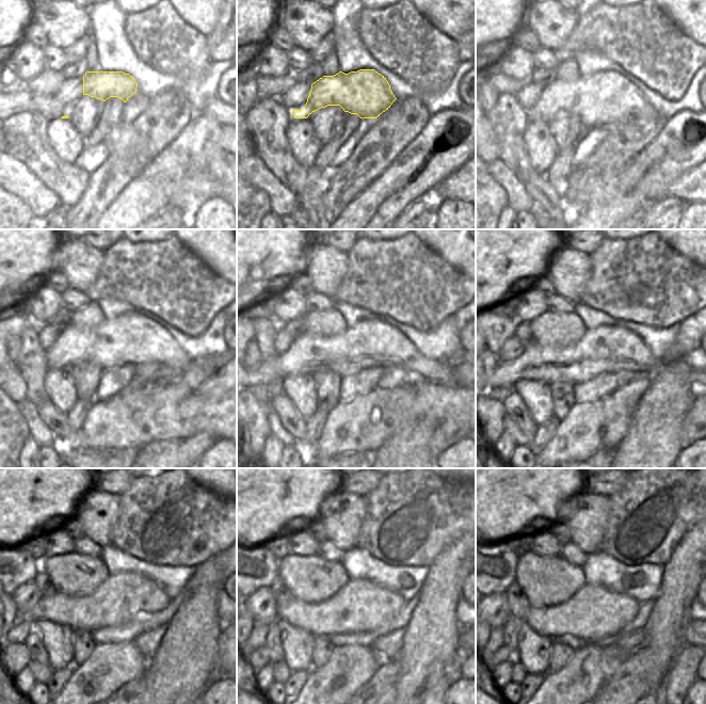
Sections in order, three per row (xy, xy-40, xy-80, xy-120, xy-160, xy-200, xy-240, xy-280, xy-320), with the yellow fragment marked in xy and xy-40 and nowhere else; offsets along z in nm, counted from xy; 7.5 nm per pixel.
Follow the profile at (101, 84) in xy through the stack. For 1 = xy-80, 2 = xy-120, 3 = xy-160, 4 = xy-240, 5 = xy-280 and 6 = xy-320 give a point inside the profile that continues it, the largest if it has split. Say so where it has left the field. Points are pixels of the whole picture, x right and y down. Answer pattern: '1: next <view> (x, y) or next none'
1: next xy-80 (602, 98)
2: next xy-120 (131, 338)
3: next xy-160 (373, 344)
4: next xy-240 (122, 598)
5: next xy-280 (360, 605)
6: next xy-320 (594, 611)

